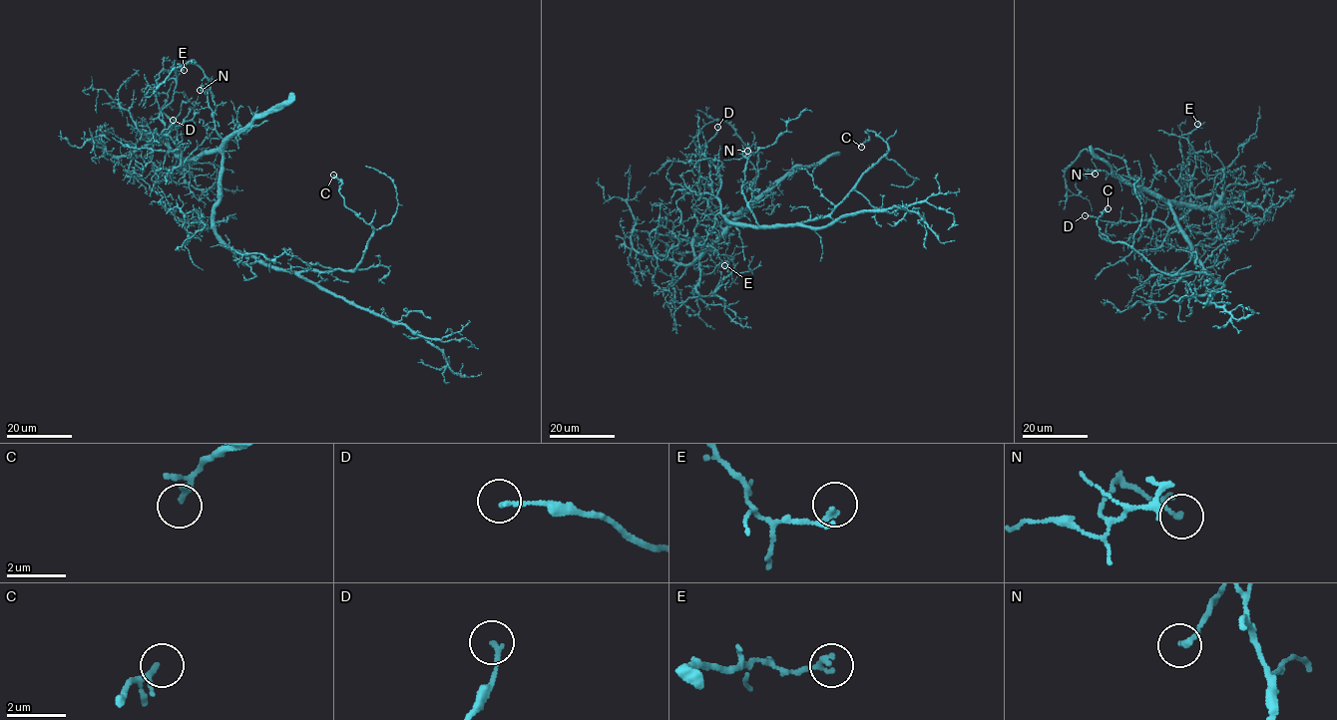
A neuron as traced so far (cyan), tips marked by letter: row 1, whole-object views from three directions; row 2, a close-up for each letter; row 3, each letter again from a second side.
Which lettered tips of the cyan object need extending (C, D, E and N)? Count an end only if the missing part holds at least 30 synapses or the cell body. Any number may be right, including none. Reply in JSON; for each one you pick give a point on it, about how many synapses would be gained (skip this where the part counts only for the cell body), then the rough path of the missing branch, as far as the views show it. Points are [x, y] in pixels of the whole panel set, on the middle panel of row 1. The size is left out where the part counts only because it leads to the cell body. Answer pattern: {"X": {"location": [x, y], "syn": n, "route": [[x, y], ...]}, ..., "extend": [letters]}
{"extend": []}

